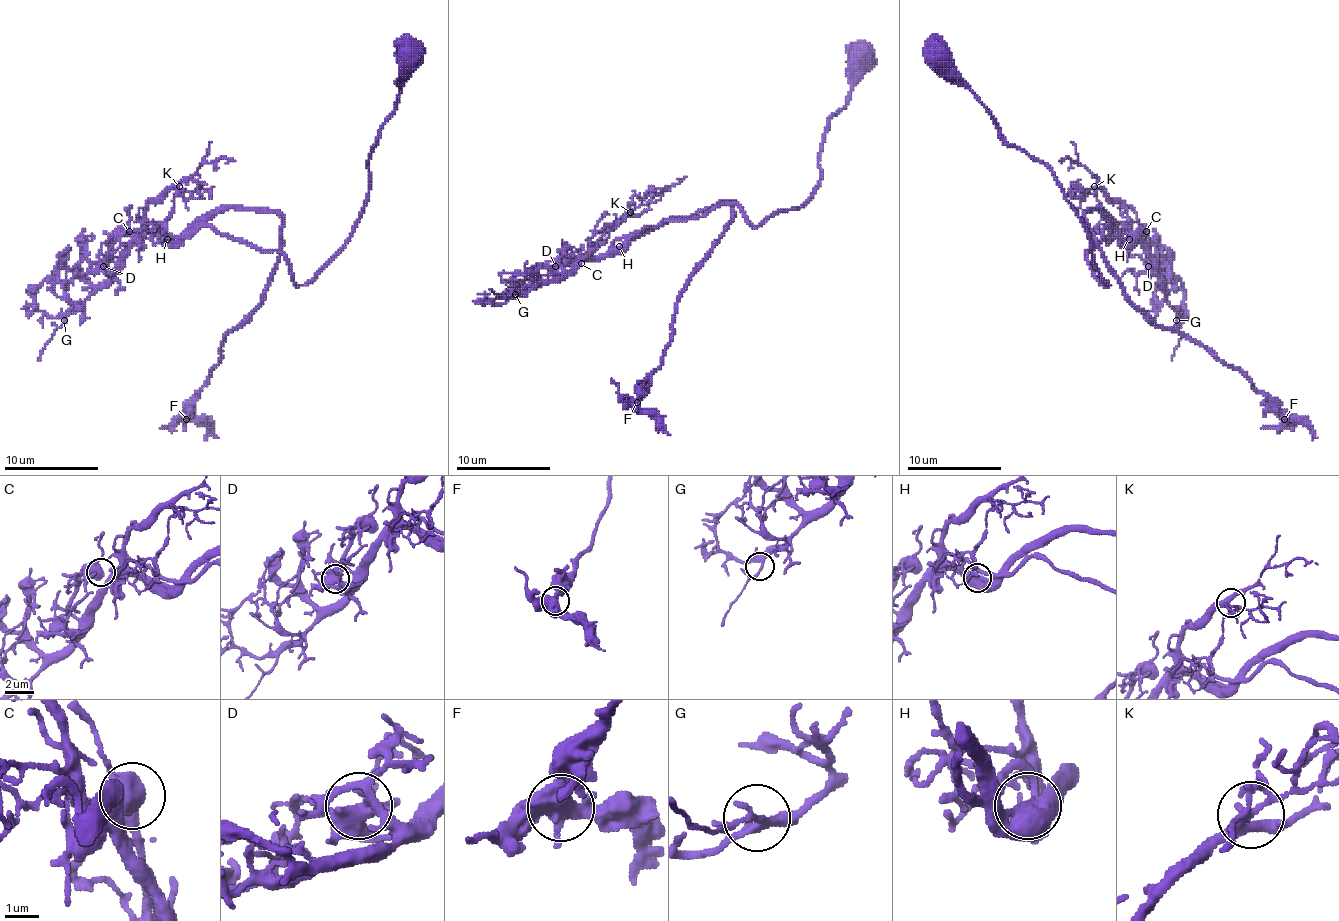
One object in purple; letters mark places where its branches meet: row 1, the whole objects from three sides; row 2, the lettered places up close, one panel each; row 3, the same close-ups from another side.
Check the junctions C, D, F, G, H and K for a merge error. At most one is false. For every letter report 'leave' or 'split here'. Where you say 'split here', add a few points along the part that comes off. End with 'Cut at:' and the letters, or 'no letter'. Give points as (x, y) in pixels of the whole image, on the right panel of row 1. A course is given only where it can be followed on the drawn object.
C: leave
D: leave
F: leave
G: leave
H: leave
K: leave
Cut at: no letter

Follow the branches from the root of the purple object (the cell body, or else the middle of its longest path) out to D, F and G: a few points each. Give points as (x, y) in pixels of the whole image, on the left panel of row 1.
D: (411, 55), (369, 156), (369, 201), (310, 280), (209, 226), (143, 233), (103, 266)
F: (411, 55), (369, 156), (369, 201), (310, 280), (207, 222), (277, 212), (282, 250), (186, 419)
G: (411, 55), (369, 156), (369, 201), (310, 280), (209, 226), (143, 233), (64, 320)

